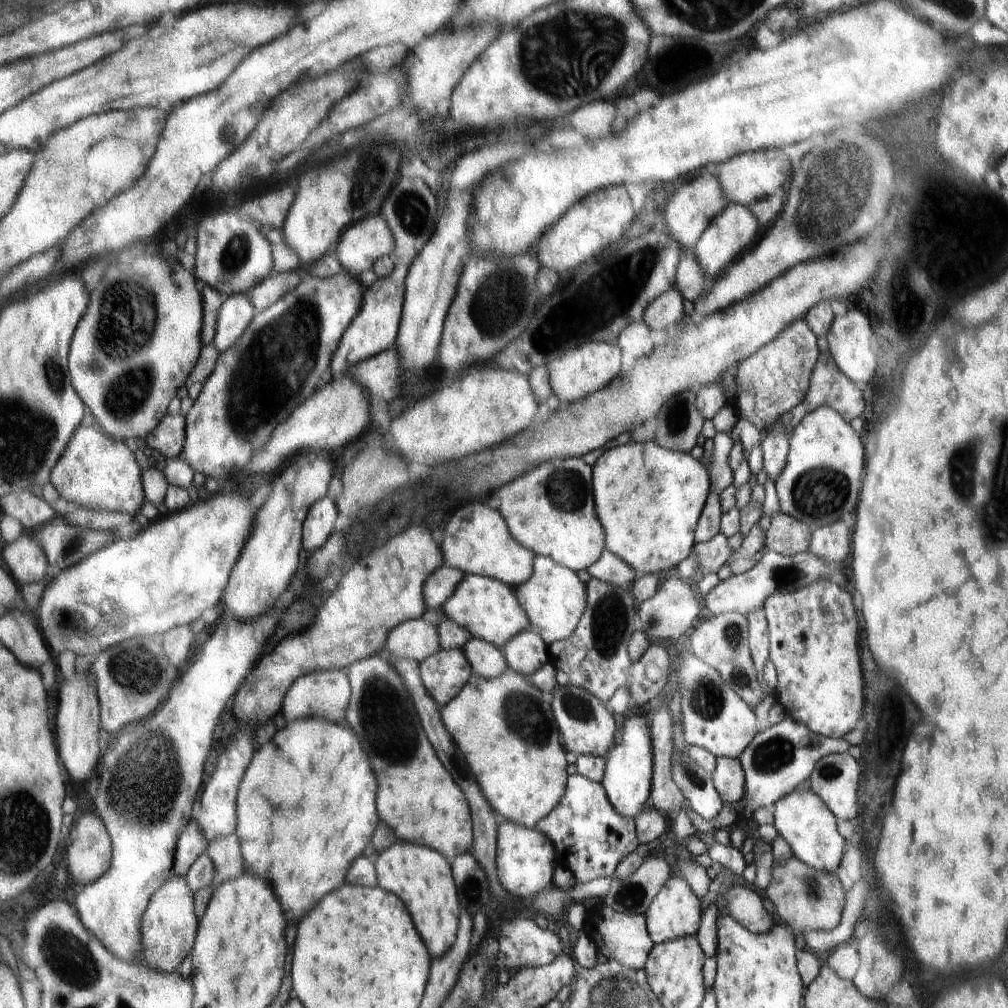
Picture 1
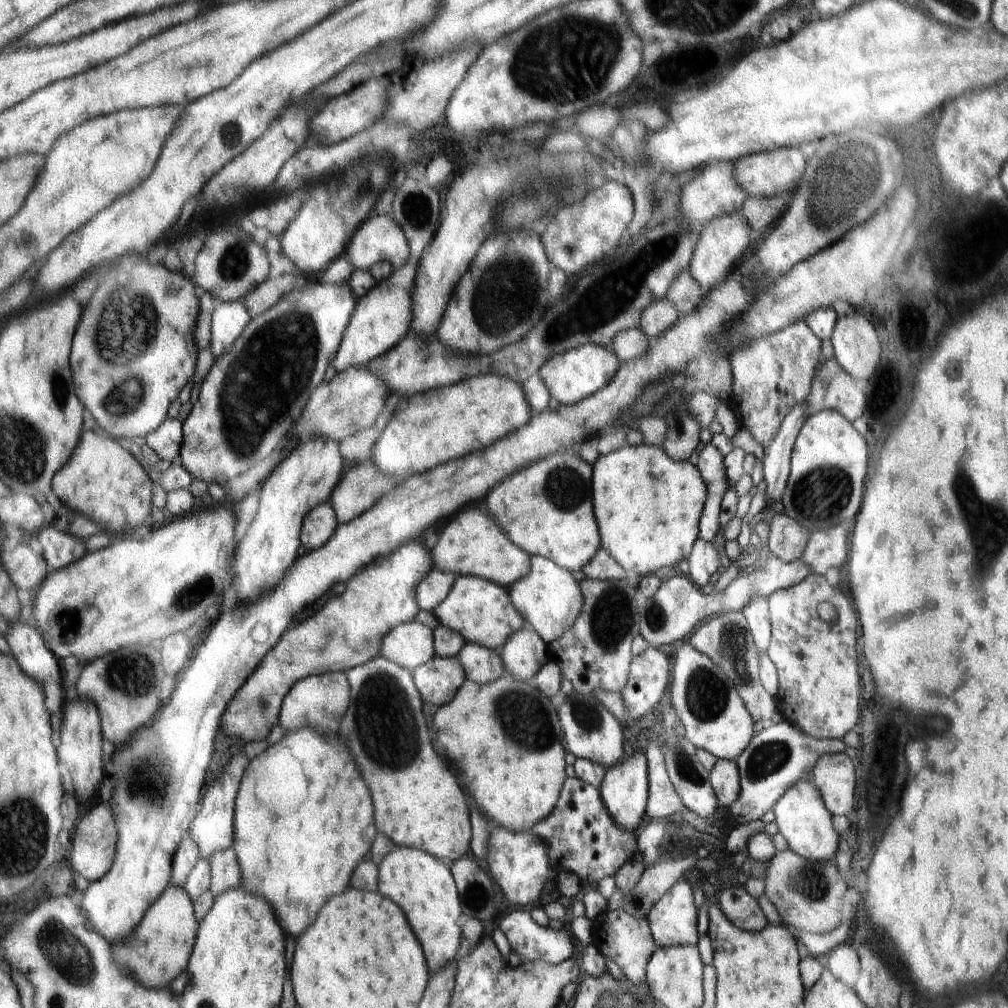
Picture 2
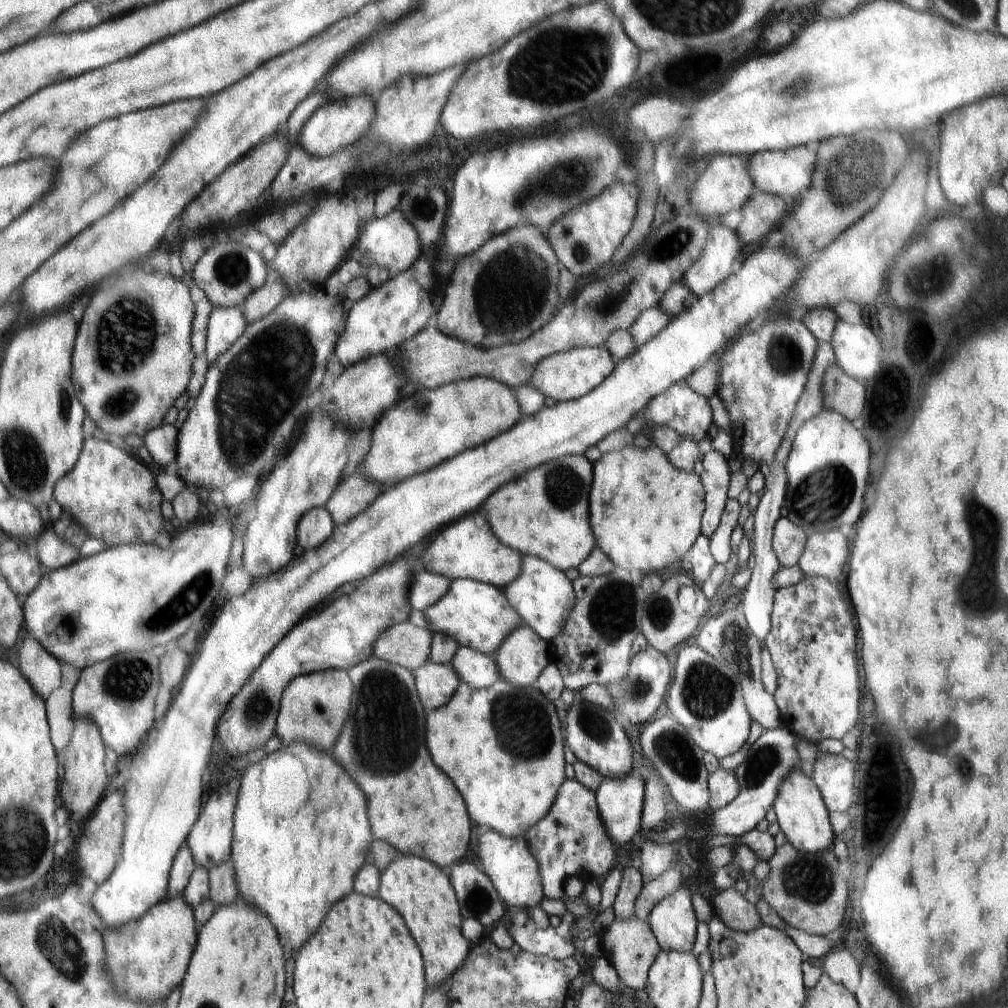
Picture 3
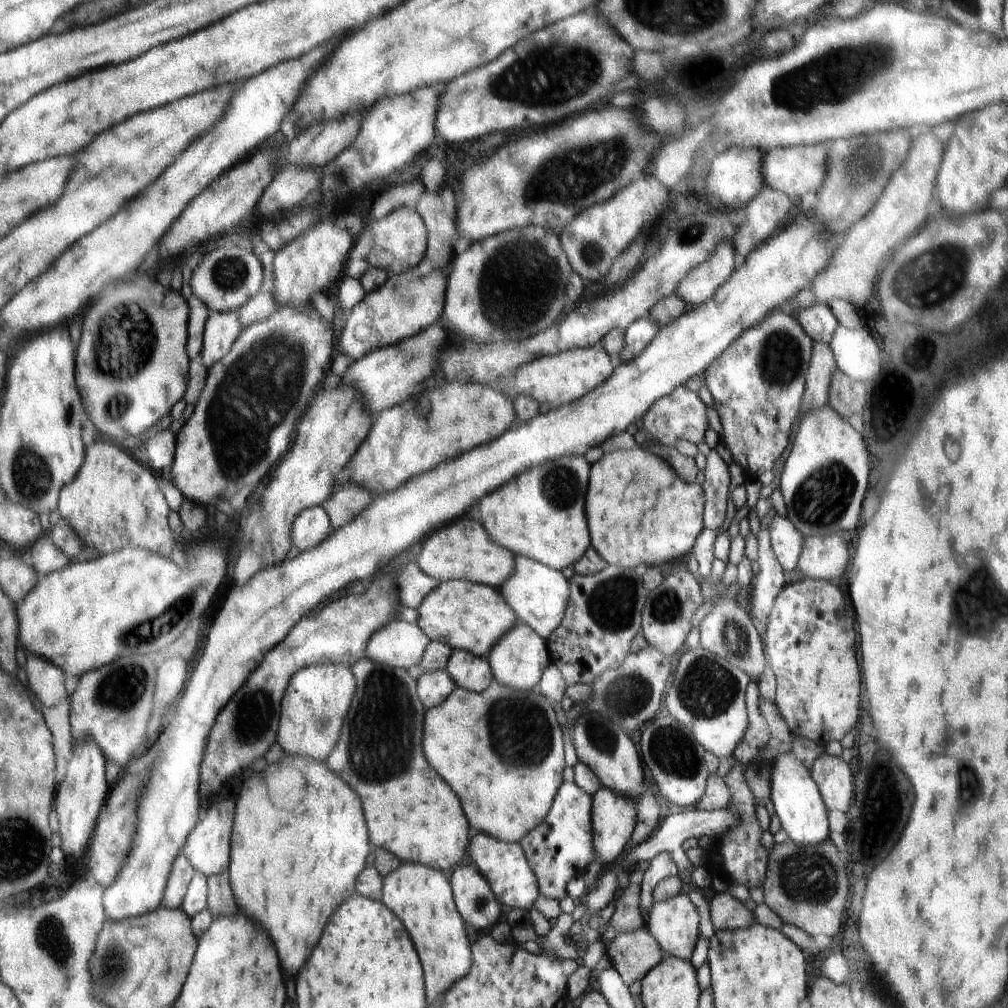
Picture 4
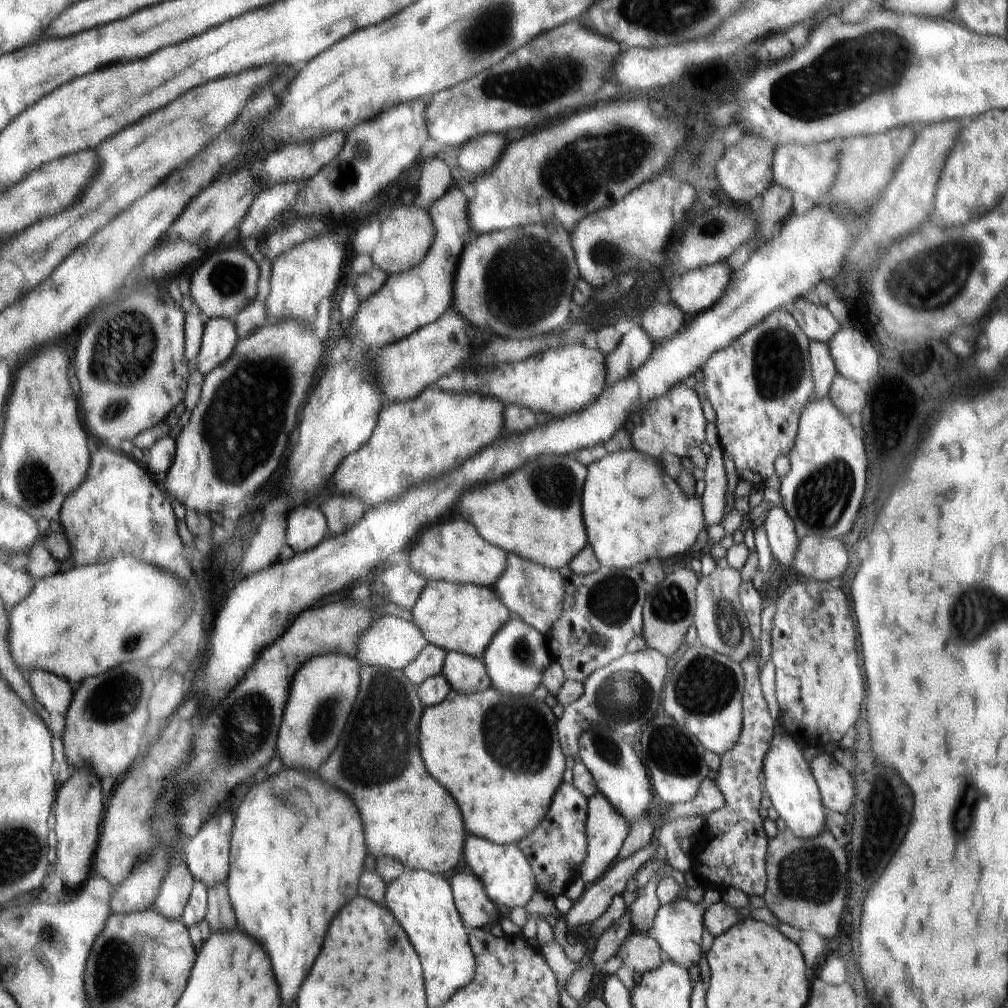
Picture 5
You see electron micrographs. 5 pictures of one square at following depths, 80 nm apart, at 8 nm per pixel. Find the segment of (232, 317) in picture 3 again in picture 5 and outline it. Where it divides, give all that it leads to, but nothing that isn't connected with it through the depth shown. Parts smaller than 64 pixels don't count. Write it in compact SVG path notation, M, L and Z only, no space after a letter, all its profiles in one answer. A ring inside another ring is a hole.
M222 317L209 319L203 332L197 361L200 372L207 375L233 356L240 338L234 320Z

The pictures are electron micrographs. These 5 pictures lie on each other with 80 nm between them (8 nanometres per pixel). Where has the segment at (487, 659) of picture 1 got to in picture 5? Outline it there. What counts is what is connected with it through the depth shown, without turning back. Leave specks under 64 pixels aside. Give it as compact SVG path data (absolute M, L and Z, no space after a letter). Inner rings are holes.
M448 651L441 672L449 685L461 693L480 693L492 686L484 659Z

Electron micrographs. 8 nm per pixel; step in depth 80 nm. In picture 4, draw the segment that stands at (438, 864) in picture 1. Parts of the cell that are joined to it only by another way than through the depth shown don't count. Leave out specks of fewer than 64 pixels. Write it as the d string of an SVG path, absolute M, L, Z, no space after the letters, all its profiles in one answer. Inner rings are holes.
M420 864L402 866L384 877L382 902L410 926L410 934L414 934L414 942L418 942L418 954L422 954L422 962L426 962L426 994L430 994L430 1004L452 984L461 981L472 966L470 942L461 913L454 904L450 883L440 870Z

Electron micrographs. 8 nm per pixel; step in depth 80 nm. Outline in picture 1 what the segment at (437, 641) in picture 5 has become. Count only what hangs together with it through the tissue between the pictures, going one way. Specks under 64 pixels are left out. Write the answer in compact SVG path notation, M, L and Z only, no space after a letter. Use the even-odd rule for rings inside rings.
M465 575L443 605L446 620L465 628L471 638L481 639L502 650L514 636L530 628L529 617L521 607L516 590L506 583L480 575Z

